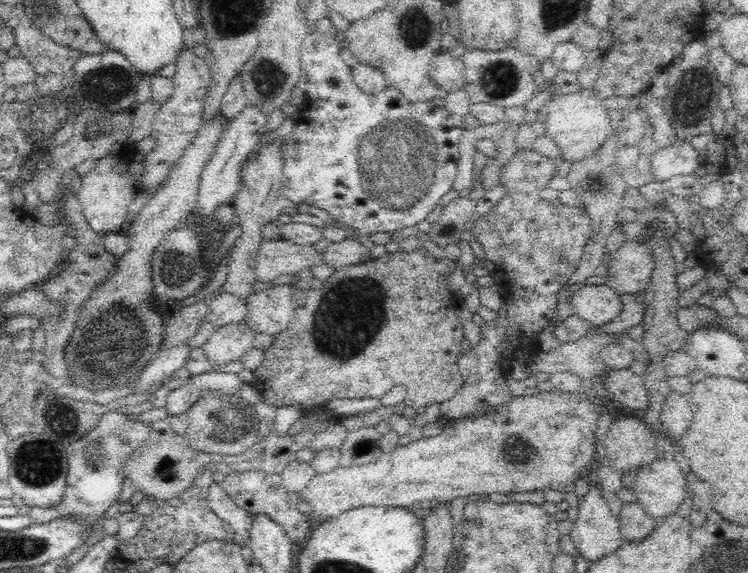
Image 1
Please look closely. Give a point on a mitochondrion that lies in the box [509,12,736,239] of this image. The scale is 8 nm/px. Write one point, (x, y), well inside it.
(687, 87)

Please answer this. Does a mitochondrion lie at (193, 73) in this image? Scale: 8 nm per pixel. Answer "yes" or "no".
no

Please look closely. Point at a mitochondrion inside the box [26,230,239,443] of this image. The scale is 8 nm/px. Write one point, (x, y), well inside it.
(107, 346)

